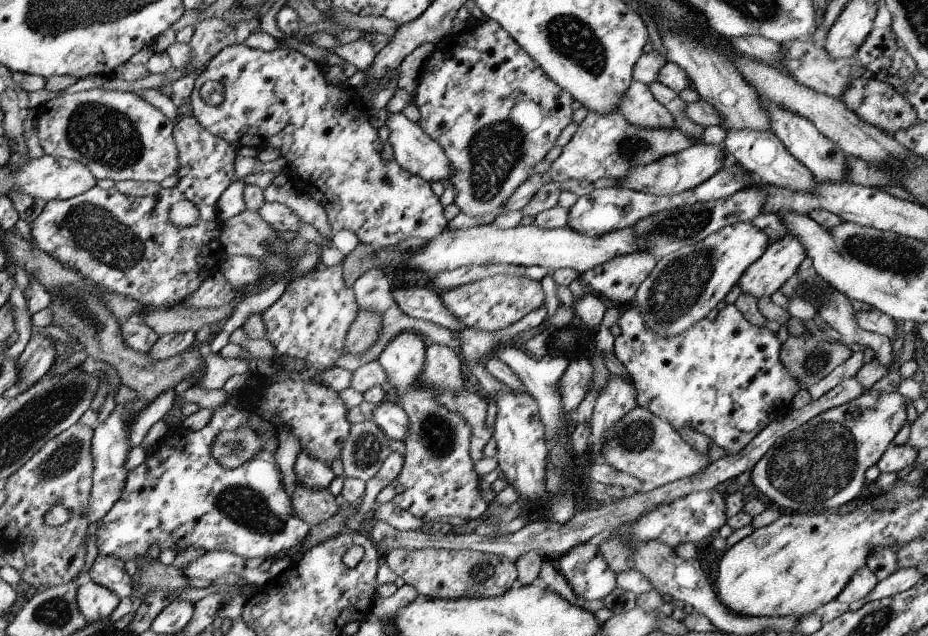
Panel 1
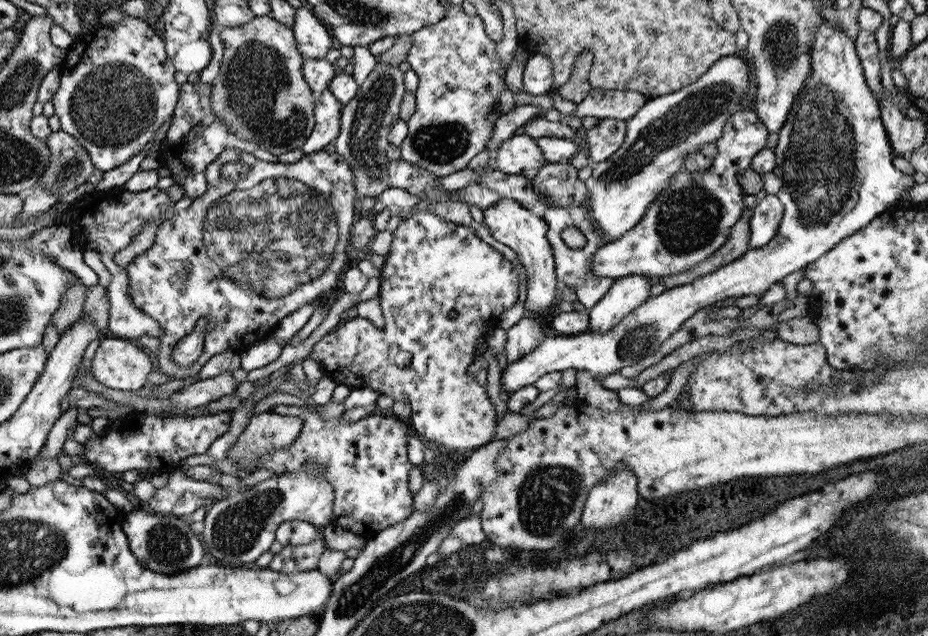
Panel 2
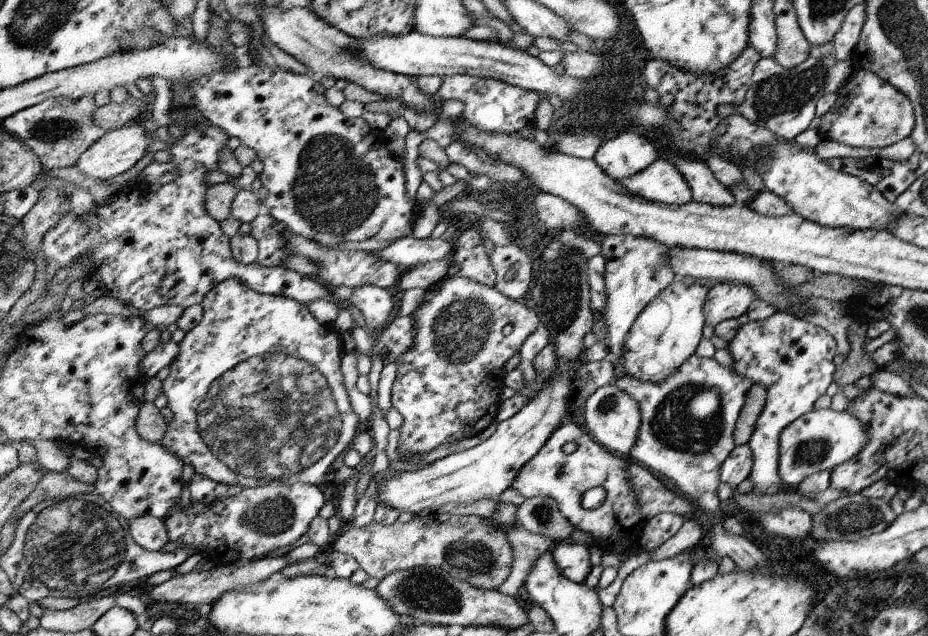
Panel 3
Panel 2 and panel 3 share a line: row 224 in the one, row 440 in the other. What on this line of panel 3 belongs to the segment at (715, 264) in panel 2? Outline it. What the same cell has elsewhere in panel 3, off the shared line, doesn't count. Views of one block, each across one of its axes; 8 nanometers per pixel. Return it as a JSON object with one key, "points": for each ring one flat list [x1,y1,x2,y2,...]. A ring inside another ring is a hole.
{"points":[[753,384,753,388,747,394,745,406,741,410,741,416,737,418,735,430,733,430,733,444,735,444,735,448,737,446,747,446,747,442,751,440,751,434,755,430,759,414,765,408,765,402,767,402,767,388]]}

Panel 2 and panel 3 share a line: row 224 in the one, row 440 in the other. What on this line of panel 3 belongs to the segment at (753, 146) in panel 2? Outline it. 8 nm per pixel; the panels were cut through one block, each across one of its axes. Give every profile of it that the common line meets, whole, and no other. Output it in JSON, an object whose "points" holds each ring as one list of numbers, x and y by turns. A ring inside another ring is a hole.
{"points":[[691,356,661,384,639,382,621,374,613,386,637,404,641,416,637,442,627,460,673,480,681,498,685,496,697,512,717,516,721,506,717,500,719,468,735,448,733,430,753,382,721,368,713,358]]}

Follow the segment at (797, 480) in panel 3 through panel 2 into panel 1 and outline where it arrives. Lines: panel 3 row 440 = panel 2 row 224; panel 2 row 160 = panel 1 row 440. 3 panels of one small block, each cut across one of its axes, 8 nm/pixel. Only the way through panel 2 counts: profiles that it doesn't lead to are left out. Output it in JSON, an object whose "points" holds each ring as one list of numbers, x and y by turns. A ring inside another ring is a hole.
{"points":[[863,392,859,398,831,408,809,422,793,428,779,440,775,440,765,452,765,456,751,468,749,482,781,512,795,512,795,514,821,514,833,512,841,504,851,506,859,498,859,492,865,482,867,468,875,466,877,460,885,454,891,446,891,440,901,430,905,420,905,396,901,394,877,394,877,392]]}

